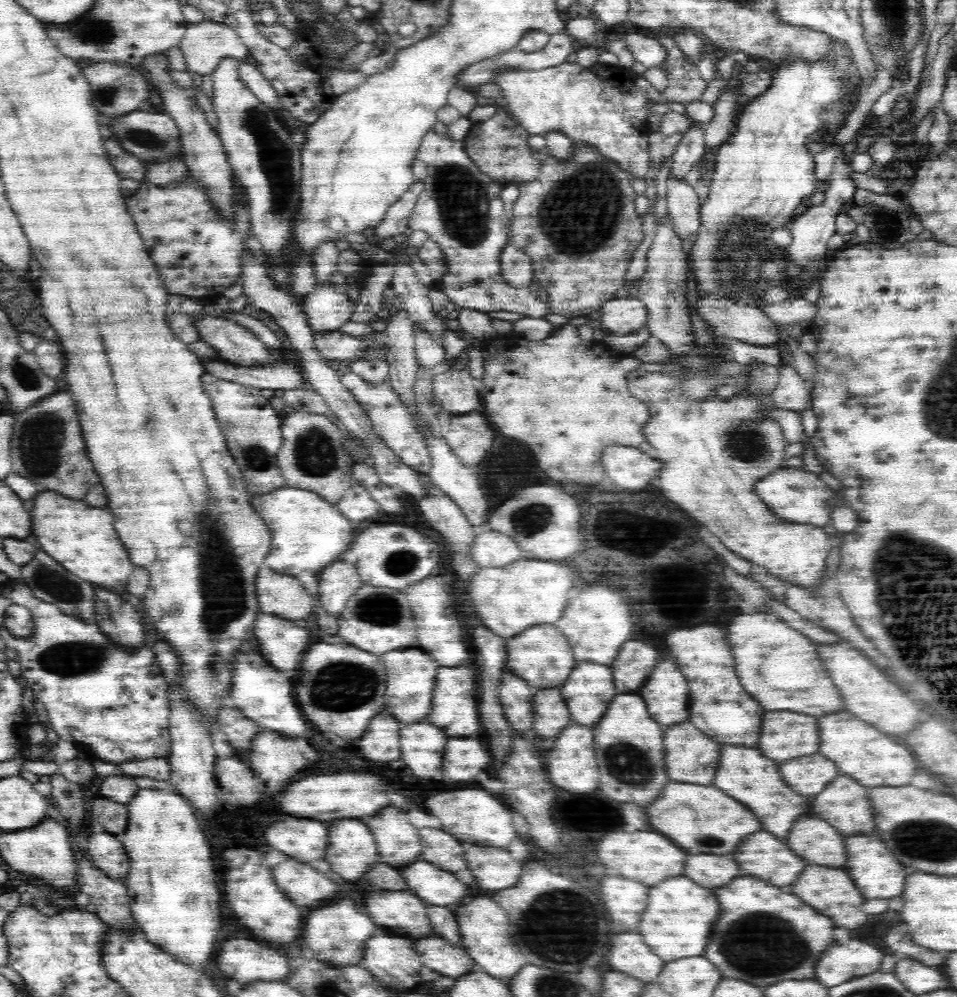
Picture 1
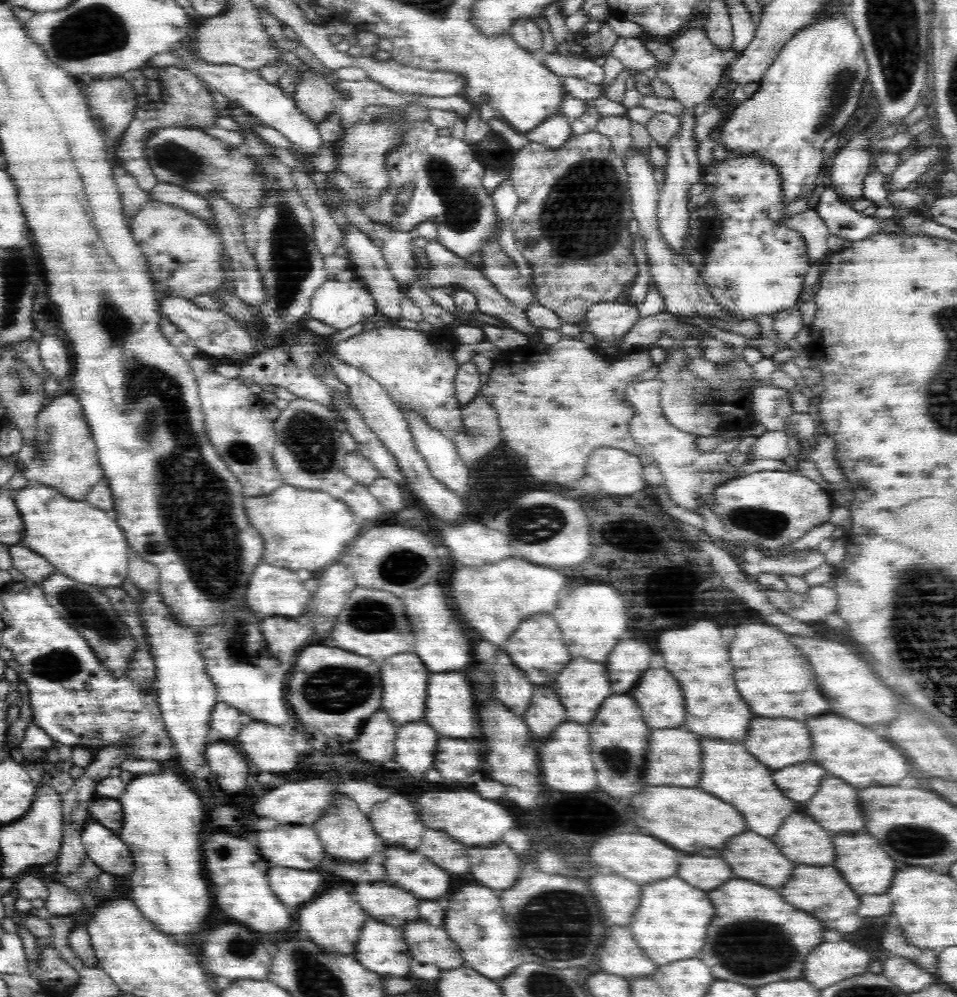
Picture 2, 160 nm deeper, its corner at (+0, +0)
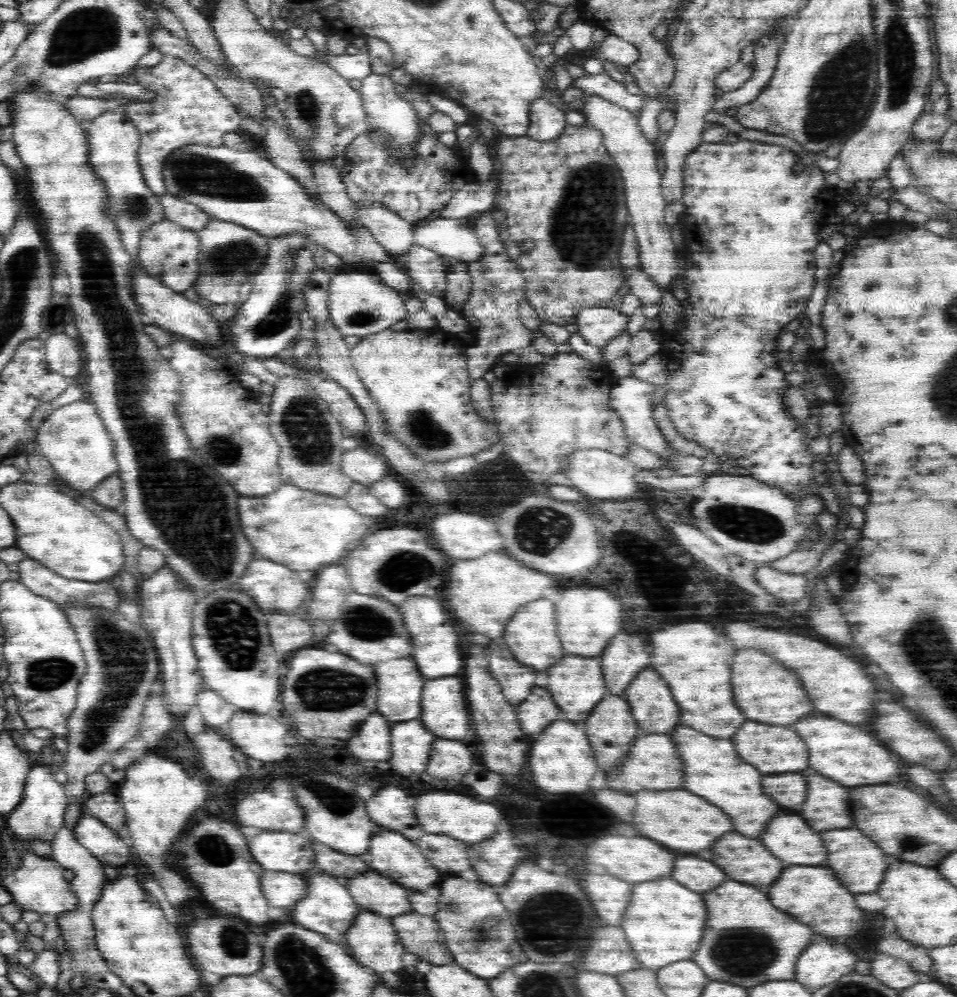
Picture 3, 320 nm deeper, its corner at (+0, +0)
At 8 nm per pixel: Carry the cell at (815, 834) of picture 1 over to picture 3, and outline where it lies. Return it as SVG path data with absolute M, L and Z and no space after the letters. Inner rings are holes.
M786 814L772 818L762 832L762 842L766 848L788 864L822 864L826 858L826 848L818 832L812 832L802 816Z

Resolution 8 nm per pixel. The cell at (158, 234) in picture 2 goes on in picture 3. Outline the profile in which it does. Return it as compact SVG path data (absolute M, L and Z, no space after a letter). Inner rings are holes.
M162 218L162 222L156 222L150 226L150 230L142 232L142 240L138 246L138 264L144 268L150 276L160 280L164 286L169 286L176 292L192 292L196 284L196 276L200 274L201 241L197 231L190 232L184 226L178 226L168 218Z

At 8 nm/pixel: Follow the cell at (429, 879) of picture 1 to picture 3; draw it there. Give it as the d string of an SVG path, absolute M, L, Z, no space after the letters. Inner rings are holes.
M380 830L370 840L369 849L360 858L370 864L374 870L378 870L382 876L392 878L395 883L410 888L410 892L426 892L428 888L436 886L440 882L440 870L430 866L426 861L422 850L416 845L416 840L410 840L402 834L396 834L390 830Z

